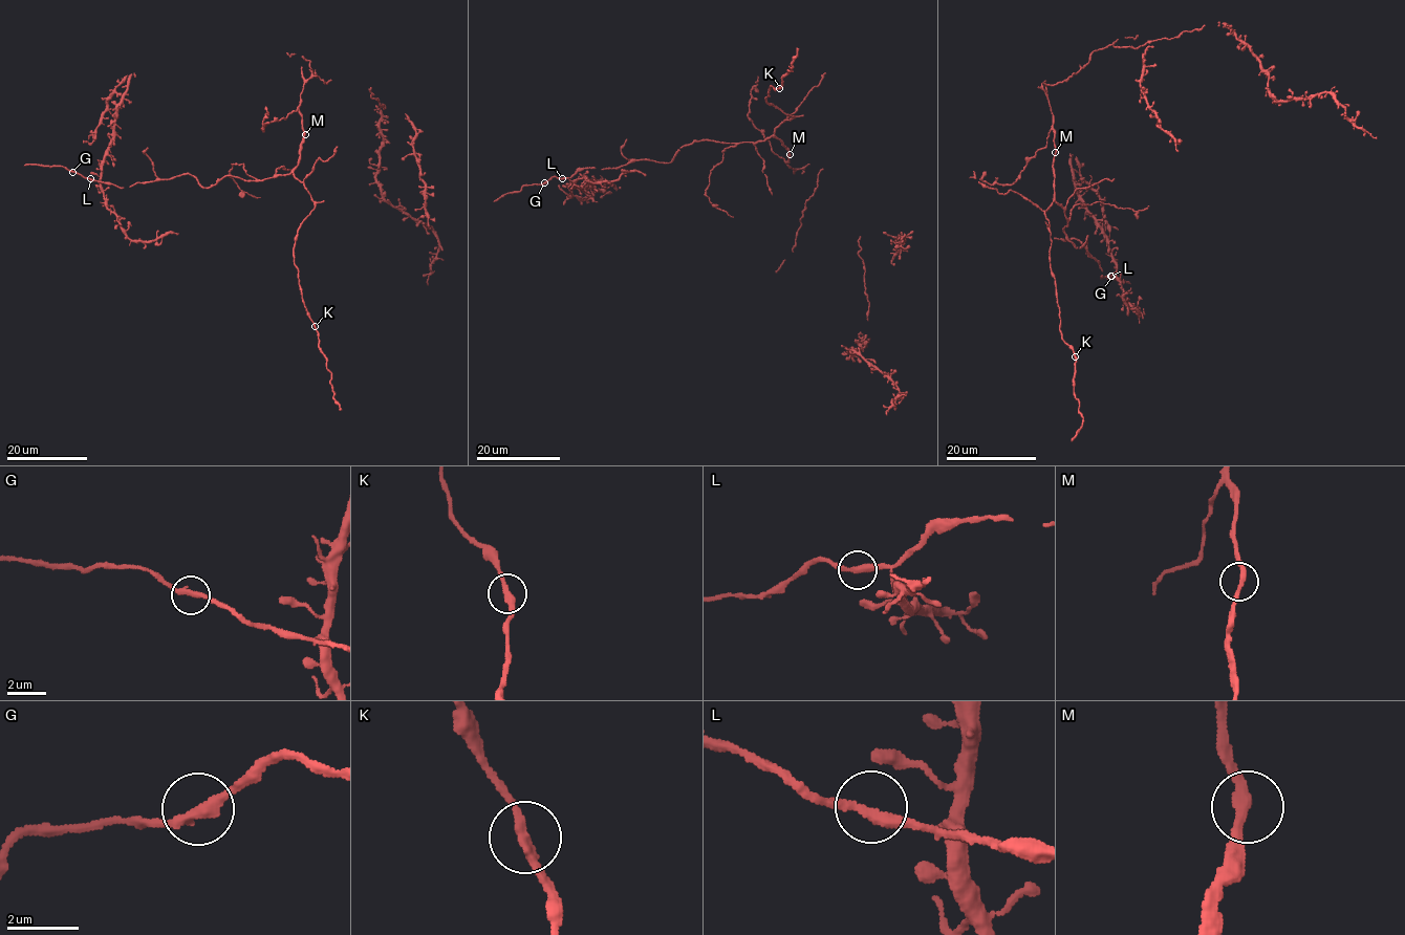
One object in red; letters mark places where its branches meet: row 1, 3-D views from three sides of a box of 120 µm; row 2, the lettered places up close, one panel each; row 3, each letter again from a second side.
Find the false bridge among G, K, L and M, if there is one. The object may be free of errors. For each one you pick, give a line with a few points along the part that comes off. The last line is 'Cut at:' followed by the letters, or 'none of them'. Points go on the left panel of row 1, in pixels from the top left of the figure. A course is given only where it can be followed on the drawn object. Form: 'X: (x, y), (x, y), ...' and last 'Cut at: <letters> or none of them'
Cut at: none of them

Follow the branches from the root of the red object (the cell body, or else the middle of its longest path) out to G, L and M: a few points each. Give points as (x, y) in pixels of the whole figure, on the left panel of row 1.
G: (299, 109), (304, 137), (289, 173), (252, 180), (223, 176), (206, 188), (181, 174), (119, 188), (72, 172)
L: (299, 109), (304, 137), (289, 173), (252, 180), (223, 176), (206, 188), (187, 174), (123, 188), (90, 178)
M: (299, 109), (305, 134)

